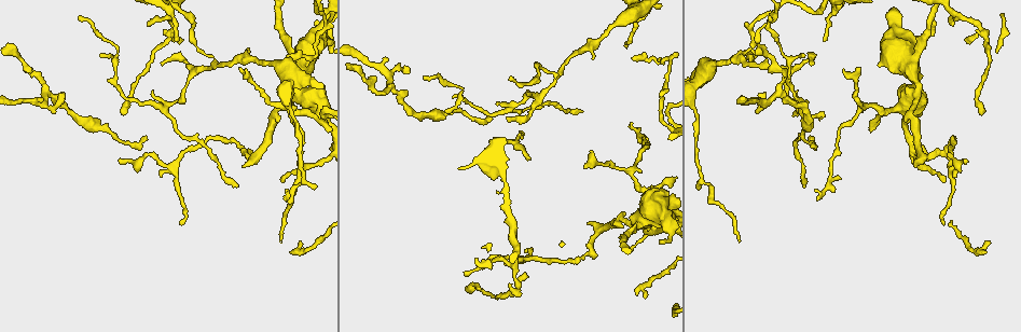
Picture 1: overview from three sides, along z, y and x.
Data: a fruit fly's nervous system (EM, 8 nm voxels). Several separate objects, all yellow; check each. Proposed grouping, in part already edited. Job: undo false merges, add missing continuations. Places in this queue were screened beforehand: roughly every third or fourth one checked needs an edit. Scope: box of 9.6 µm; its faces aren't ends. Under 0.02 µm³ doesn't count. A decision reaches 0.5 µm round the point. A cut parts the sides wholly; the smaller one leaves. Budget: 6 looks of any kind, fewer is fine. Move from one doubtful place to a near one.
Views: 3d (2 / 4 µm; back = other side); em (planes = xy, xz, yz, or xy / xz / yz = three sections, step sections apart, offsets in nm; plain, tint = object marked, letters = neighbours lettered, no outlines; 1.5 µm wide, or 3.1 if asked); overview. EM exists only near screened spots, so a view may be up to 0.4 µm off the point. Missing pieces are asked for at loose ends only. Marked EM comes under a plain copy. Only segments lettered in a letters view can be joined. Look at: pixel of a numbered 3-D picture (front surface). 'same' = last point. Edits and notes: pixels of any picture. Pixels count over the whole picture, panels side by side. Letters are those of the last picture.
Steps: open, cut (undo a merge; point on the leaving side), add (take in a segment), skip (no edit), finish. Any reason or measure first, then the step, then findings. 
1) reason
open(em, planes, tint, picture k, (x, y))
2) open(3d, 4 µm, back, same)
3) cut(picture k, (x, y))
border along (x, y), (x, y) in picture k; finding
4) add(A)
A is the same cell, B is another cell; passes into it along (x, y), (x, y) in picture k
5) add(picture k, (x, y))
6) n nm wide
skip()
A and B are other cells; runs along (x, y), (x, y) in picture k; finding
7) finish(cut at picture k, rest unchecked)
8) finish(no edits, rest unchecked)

an open end
open(3d, 2 µm, picture 1, (62, 94))

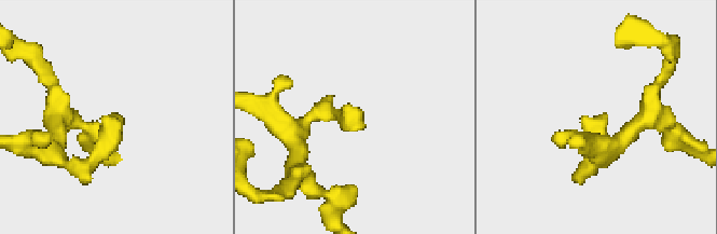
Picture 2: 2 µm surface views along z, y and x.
open(em, planes, letters, picture 2, (606, 113))

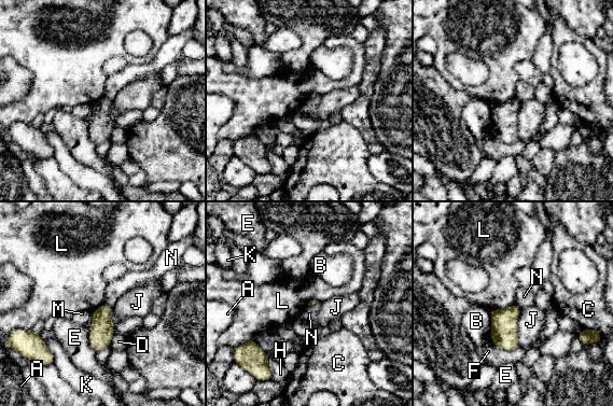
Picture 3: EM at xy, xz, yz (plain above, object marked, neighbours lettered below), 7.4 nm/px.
skip()
A, B, C, D, E, F, H, J, K, L, M and N are other cells; border along (103, 303), (111, 307) in picture 3; none of them fits

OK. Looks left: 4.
branch point
open(em, xy, step 8, letters, picture 1, (296, 94))

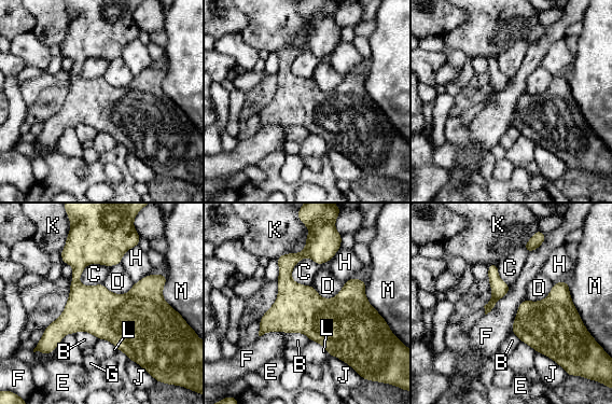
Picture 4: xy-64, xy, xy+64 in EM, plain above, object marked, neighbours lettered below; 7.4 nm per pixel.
open(em, planes, letters, same)

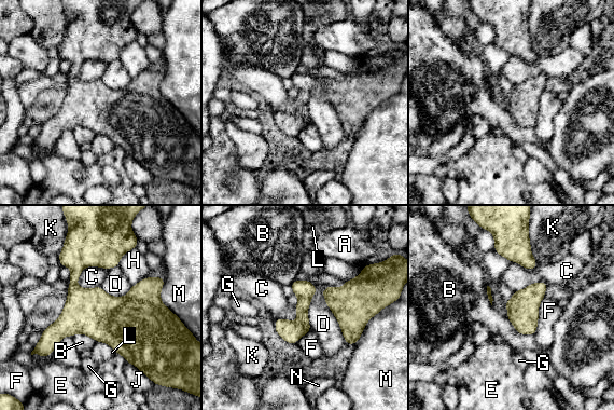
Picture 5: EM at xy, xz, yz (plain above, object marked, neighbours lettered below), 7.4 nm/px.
skip()
A, B, C, D, E, F, G, H, J, K, L, M and N are other cells; all the same neuron

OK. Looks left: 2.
free end
open(3d, 4 µm, picture 1, (507, 117))

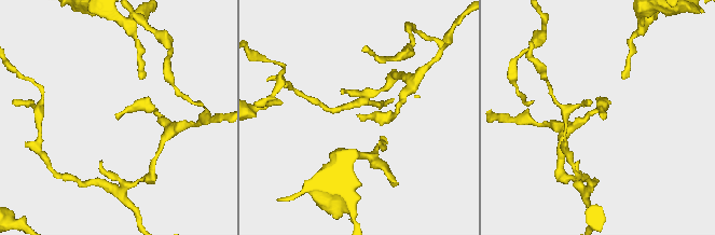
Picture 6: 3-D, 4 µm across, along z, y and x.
open(em, planes, letters, picture 6, (119, 118))

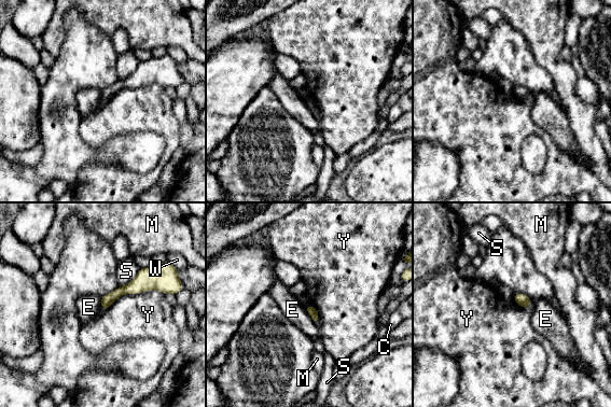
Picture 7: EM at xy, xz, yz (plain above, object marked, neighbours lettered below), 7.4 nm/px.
skip()
C, E, M, S, W and Y are other cells; runs along (169, 290), (140, 283), (103, 307) in picture 7; none of them fits

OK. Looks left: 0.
finish(no edits, rest unchecked)

